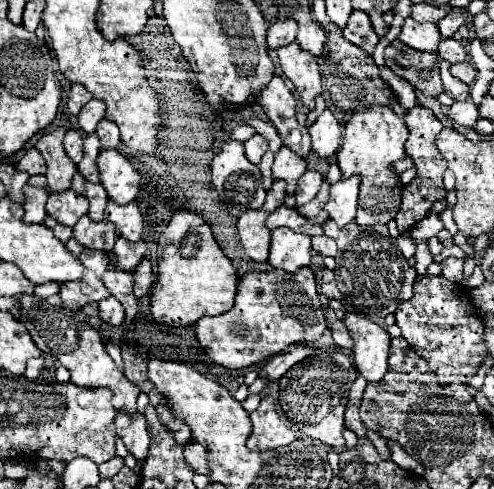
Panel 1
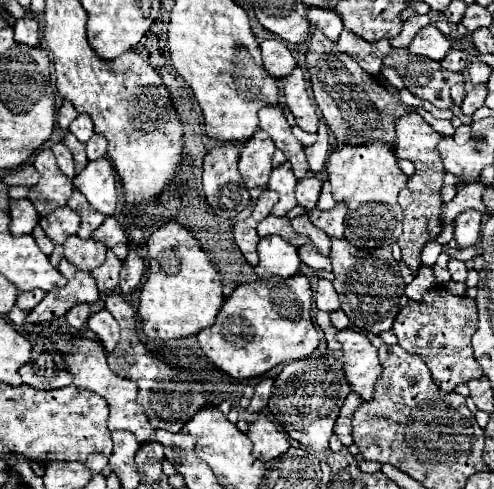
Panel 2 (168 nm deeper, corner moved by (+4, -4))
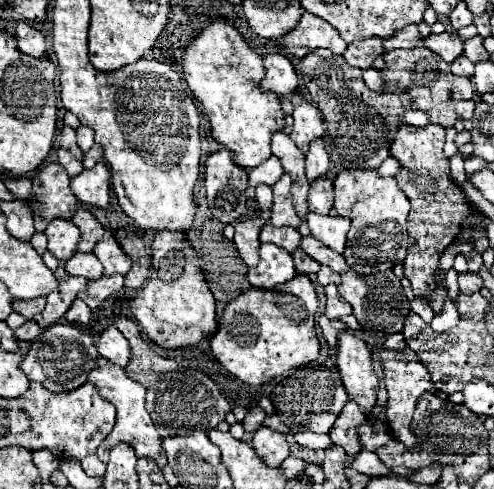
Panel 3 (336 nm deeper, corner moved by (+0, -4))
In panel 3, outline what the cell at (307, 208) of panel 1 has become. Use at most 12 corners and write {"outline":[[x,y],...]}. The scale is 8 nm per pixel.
{"outline":[[304,236],[300,248],[316,262],[342,274],[348,268],[342,254]]}

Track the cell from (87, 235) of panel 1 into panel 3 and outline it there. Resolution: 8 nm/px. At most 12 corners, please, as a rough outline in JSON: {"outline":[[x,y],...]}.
{"outline":[[74,252],[66,272],[96,280],[104,268],[94,252]]}

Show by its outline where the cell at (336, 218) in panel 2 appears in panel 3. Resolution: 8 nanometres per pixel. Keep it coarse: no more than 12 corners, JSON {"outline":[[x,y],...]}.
{"outline":[[310,212],[312,236],[336,252],[344,252],[348,218]]}

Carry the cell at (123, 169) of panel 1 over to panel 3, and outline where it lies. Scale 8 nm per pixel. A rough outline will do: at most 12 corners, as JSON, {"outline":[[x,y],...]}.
{"outline":[[104,162],[72,178],[82,204],[108,208],[110,170]]}

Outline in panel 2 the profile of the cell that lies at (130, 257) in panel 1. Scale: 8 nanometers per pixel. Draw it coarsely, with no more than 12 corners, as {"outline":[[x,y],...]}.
{"outline":[[108,250],[92,272],[100,294],[118,288],[122,262]]}

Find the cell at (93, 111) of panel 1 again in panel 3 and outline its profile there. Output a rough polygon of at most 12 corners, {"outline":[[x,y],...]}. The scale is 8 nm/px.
{"outline":[[80,124],[76,128],[80,150],[94,146],[92,128]]}

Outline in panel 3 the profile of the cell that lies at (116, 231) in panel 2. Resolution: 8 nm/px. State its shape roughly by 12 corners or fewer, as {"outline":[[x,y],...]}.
{"outline":[[114,236],[100,240],[94,254],[104,274],[122,274],[132,266]]}

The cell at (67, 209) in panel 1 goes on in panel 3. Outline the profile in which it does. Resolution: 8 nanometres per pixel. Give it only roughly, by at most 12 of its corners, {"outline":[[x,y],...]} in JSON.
{"outline":[[54,218],[46,228],[48,250],[68,260],[80,242],[78,226]]}

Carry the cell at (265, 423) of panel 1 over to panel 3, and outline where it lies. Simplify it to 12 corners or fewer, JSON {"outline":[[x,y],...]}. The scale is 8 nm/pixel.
{"outline":[[260,426],[252,446],[270,468],[290,456],[282,432]]}

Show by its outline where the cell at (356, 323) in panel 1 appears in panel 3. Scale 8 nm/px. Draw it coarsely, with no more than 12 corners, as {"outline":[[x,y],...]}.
{"outline":[[350,332],[338,340],[348,396],[368,414],[378,376],[370,348]]}

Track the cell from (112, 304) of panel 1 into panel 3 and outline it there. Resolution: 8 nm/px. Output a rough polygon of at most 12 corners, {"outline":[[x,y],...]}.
{"outline":[[116,326],[98,340],[98,354],[126,366],[130,346]]}

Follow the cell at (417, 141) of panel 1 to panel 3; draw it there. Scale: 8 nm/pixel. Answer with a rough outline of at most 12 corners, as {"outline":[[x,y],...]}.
{"outline":[[402,124],[390,154],[412,206],[404,274],[440,312],[438,256],[470,204],[450,180],[444,128]]}

